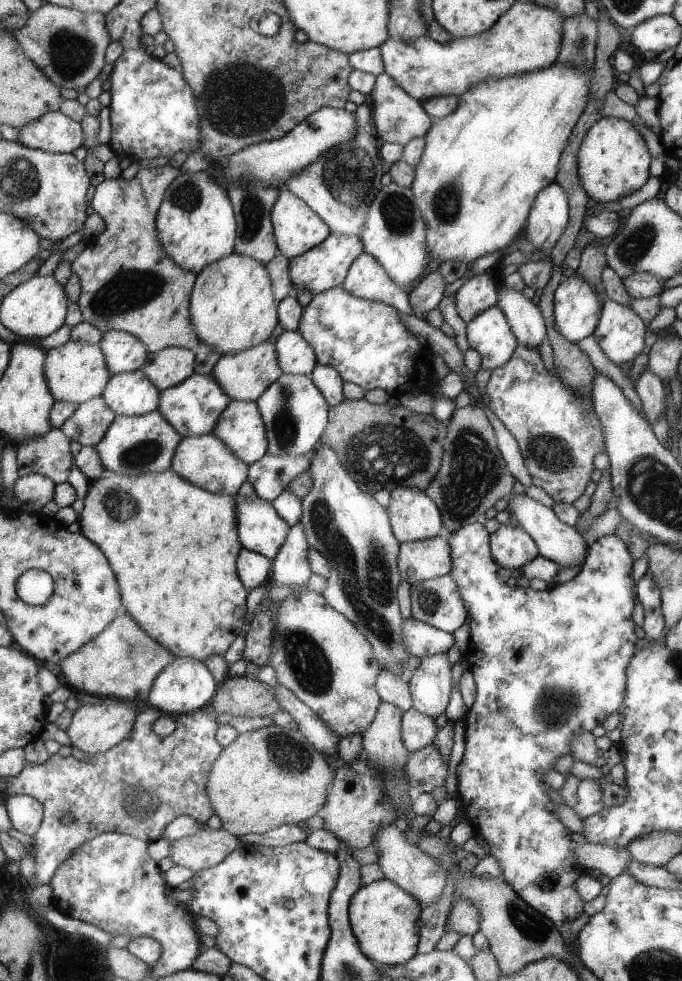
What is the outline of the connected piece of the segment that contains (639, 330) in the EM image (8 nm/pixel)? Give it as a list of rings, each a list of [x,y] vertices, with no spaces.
[[[606,300],[592,333],[599,348],[616,365],[629,362],[645,346],[645,324],[628,306]]]

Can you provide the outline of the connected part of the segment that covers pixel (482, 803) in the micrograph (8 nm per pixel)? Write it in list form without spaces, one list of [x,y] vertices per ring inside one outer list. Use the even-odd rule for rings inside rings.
[[[481,521],[471,523],[461,528],[457,528],[449,534],[451,546],[451,578],[459,586],[459,596],[465,603],[467,614],[470,615],[468,644],[464,656],[467,669],[471,672],[476,686],[474,703],[466,709],[464,714],[464,751],[461,761],[455,767],[456,790],[459,798],[459,806],[463,812],[465,822],[470,827],[478,839],[485,840],[485,848],[488,854],[493,856],[500,868],[500,877],[507,882],[507,886],[513,888],[515,896],[519,896],[527,906],[552,920],[556,925],[562,922],[575,920],[581,914],[581,904],[583,900],[579,898],[575,890],[575,880],[577,880],[577,870],[573,868],[573,850],[575,842],[569,838],[569,831],[561,822],[558,815],[553,810],[553,801],[545,796],[545,790],[549,793],[549,786],[541,786],[541,770],[543,775],[553,770],[553,760],[557,760],[571,750],[571,736],[577,732],[591,732],[595,726],[601,726],[607,714],[619,712],[622,705],[623,696],[626,693],[626,668],[630,664],[631,658],[635,656],[635,646],[633,642],[637,640],[633,634],[633,620],[630,616],[635,606],[635,586],[631,580],[631,556],[625,550],[625,544],[614,534],[601,536],[588,546],[585,558],[583,559],[579,572],[567,582],[551,585],[542,591],[533,589],[510,587],[503,580],[495,576],[498,569],[497,562],[493,562],[490,553],[490,534],[487,532]]]

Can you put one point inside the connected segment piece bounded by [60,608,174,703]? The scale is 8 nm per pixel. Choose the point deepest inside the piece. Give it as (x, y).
(122, 662)

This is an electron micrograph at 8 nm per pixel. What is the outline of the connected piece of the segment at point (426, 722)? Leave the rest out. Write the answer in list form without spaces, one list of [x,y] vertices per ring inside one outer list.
[[[411,708],[402,712],[400,734],[403,746],[410,752],[431,745],[437,728],[433,718]]]

